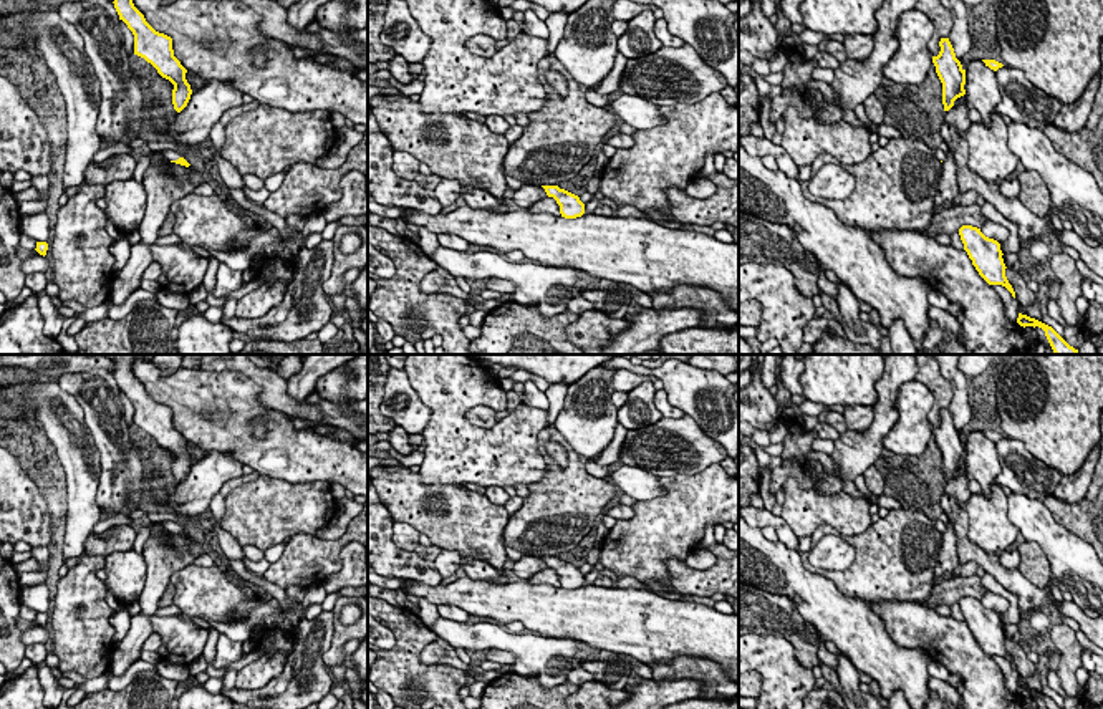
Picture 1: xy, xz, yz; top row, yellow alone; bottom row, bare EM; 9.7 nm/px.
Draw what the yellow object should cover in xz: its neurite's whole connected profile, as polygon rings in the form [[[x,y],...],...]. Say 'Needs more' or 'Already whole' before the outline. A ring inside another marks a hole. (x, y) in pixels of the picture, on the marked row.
Already whole. [[[542,186],[548,197],[553,197],[560,205],[560,214],[565,219],[576,219],[585,214],[585,204],[578,195],[560,189],[558,186]]]

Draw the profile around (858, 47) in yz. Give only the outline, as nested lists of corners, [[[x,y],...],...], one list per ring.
[[[846,35],[843,45],[848,60],[865,61],[873,50],[873,35]]]

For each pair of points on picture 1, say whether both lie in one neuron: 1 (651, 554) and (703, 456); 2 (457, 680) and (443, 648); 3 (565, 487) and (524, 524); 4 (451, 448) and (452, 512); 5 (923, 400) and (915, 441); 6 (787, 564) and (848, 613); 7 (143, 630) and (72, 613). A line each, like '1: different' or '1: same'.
1: different
2: different
3: same
4: different
5: same
6: same
7: different

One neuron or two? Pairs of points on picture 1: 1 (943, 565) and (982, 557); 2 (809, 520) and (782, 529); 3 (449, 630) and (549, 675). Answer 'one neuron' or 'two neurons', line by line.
1: two neurons
2: two neurons
3: one neuron

